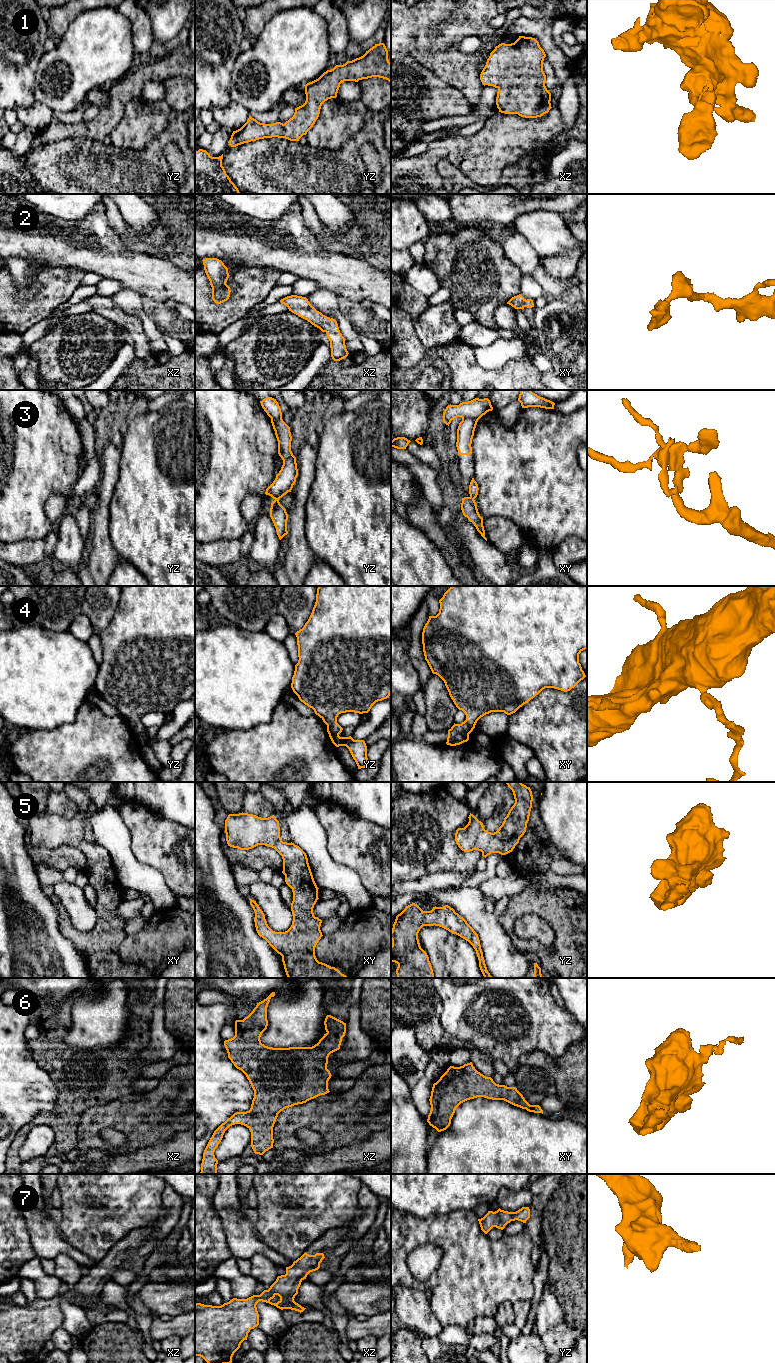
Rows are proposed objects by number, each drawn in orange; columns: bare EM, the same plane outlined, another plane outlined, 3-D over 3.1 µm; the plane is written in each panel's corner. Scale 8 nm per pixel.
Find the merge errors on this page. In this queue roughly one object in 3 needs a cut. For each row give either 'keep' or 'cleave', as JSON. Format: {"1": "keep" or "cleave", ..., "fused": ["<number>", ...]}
{"1": "keep", "2": "keep", "3": "keep", "4": "keep", "5": "keep", "6": "keep", "7": "keep", "fused": []}

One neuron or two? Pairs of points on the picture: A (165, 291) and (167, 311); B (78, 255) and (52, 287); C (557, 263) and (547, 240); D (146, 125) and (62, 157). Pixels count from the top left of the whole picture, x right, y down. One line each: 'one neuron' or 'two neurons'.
A: two neurons
B: two neurons
C: two neurons
D: two neurons

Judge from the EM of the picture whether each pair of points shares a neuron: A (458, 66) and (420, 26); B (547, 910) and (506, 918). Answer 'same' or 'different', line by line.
A: same
B: same

